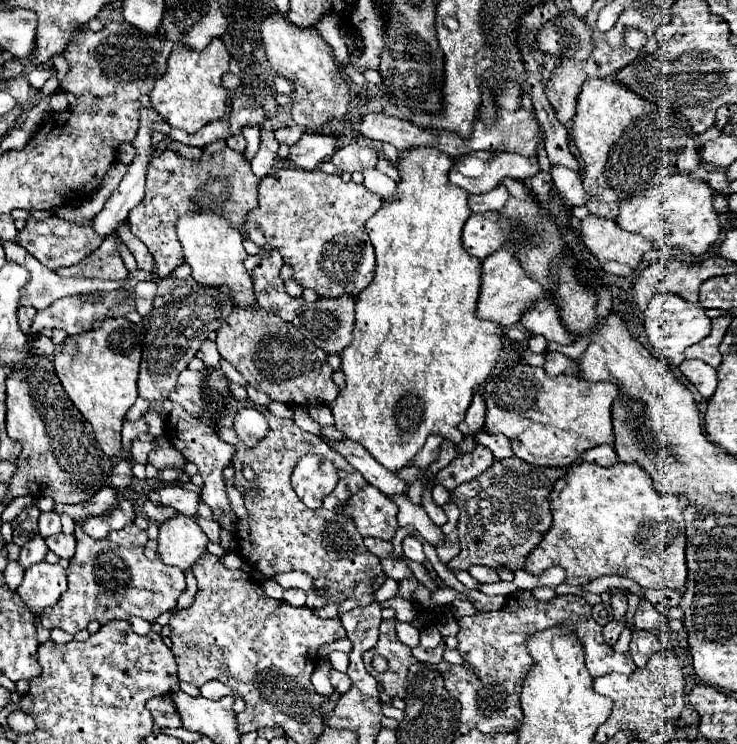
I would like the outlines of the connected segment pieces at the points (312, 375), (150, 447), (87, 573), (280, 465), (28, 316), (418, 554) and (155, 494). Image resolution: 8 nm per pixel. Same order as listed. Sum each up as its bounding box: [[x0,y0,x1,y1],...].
[[216,307,340,405],[132,439,158,465],[38,523,186,635],[218,395,386,605],[18,307,36,331],[402,537,428,565],[148,485,200,517]]

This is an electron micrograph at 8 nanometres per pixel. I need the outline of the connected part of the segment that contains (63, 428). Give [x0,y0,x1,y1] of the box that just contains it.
[4,353,112,503]

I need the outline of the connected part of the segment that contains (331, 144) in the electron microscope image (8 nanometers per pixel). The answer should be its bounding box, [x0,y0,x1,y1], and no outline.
[290,133,338,169]

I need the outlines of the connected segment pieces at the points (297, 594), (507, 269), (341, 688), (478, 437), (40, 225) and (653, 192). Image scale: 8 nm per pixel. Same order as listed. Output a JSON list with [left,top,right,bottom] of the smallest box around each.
[[284,589,308,607],[478,243,546,327],[330,669,350,693],[474,431,514,459],[18,215,104,269],[616,173,720,255]]

